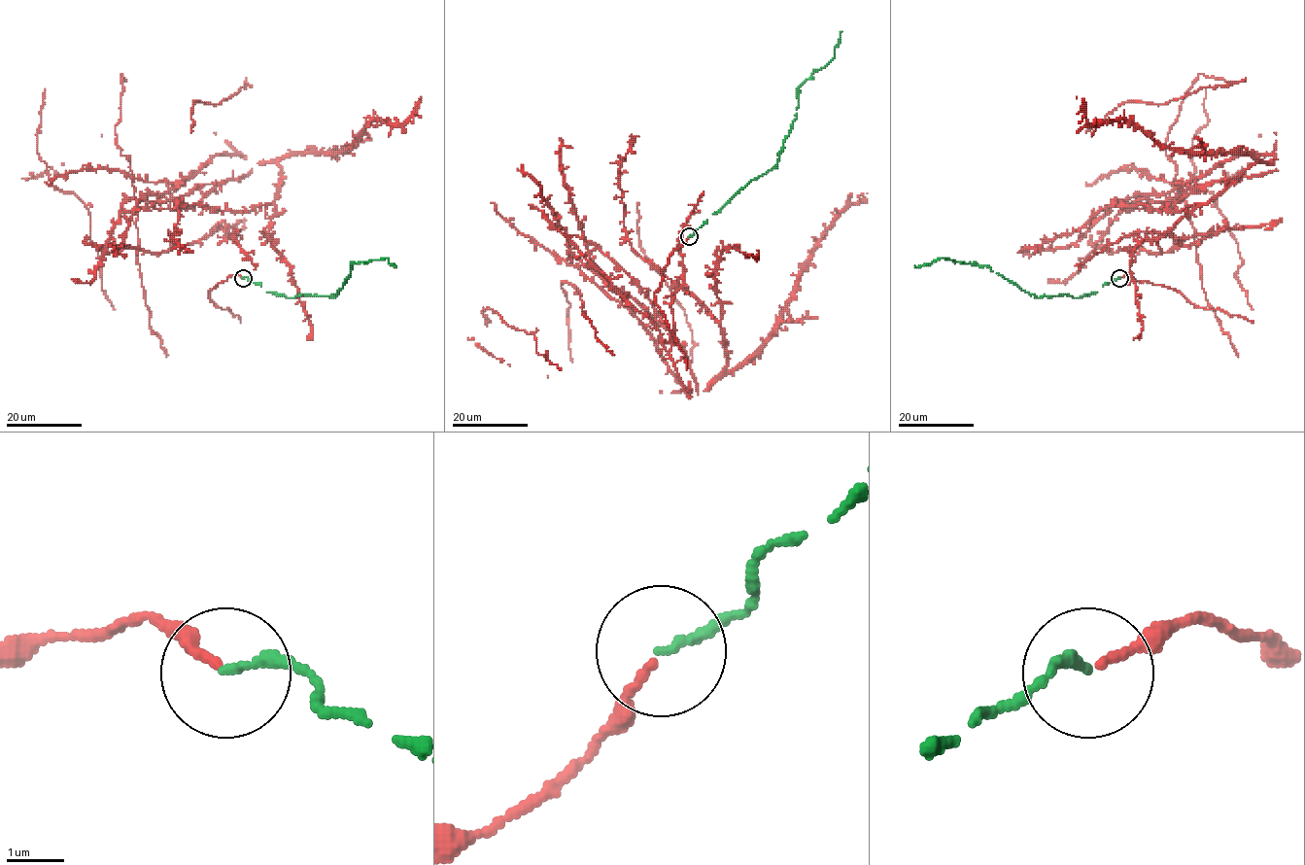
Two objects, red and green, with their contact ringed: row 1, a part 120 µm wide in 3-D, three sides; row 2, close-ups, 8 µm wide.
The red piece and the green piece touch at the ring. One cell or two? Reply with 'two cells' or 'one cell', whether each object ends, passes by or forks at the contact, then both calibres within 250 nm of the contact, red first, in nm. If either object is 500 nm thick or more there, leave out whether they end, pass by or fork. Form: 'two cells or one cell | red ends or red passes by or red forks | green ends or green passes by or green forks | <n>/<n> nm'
one cell | red ends | green ends | 130/150 nm

